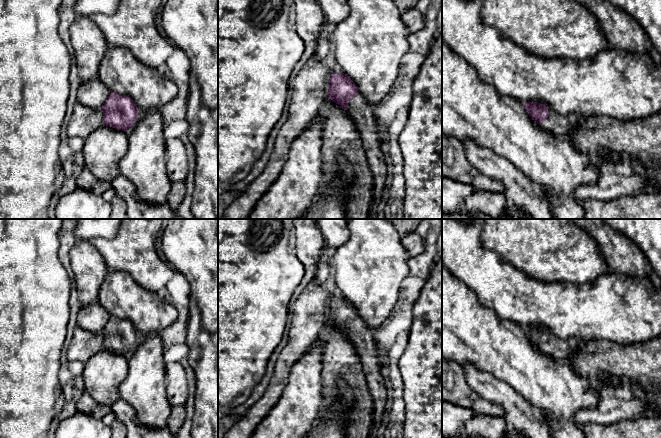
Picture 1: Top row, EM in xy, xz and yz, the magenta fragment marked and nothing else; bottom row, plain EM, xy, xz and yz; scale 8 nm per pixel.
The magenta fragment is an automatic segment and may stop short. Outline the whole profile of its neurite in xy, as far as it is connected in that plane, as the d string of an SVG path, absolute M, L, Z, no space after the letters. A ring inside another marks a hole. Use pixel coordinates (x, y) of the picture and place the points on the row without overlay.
M110 316L101 333L103 348L125 355L127 359L145 339L145 336L138 332L129 320L115 316Z

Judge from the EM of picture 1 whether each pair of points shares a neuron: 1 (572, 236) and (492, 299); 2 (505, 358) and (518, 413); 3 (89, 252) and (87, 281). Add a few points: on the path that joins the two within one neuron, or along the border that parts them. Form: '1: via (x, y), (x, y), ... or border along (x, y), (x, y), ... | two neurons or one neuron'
1: border along (505, 260), (528, 276), (547, 282) | two neurons
2: border along (492, 374), (509, 384), (529, 403) | two neurons
3: via (88, 259), (88, 274) | one neuron

